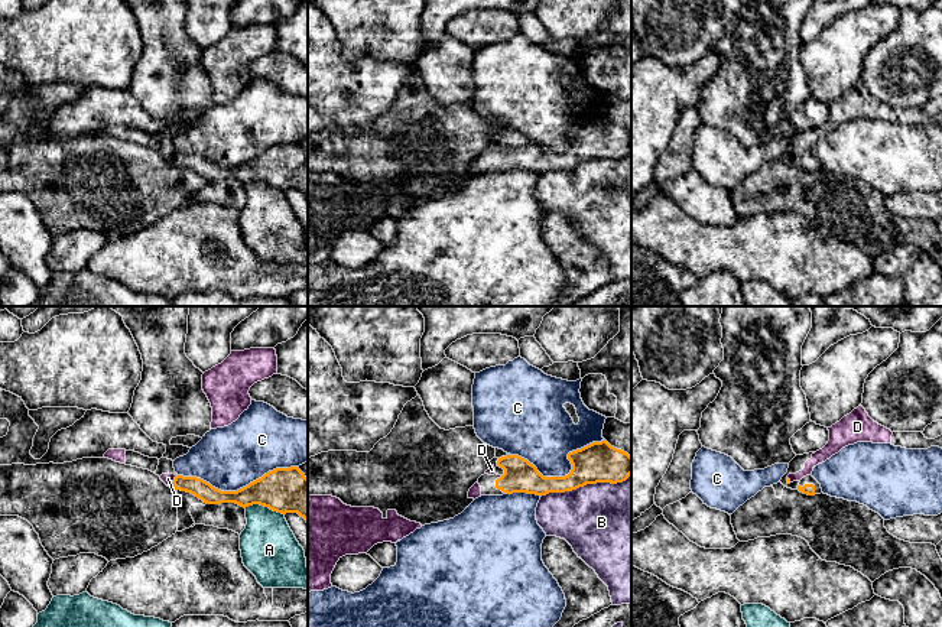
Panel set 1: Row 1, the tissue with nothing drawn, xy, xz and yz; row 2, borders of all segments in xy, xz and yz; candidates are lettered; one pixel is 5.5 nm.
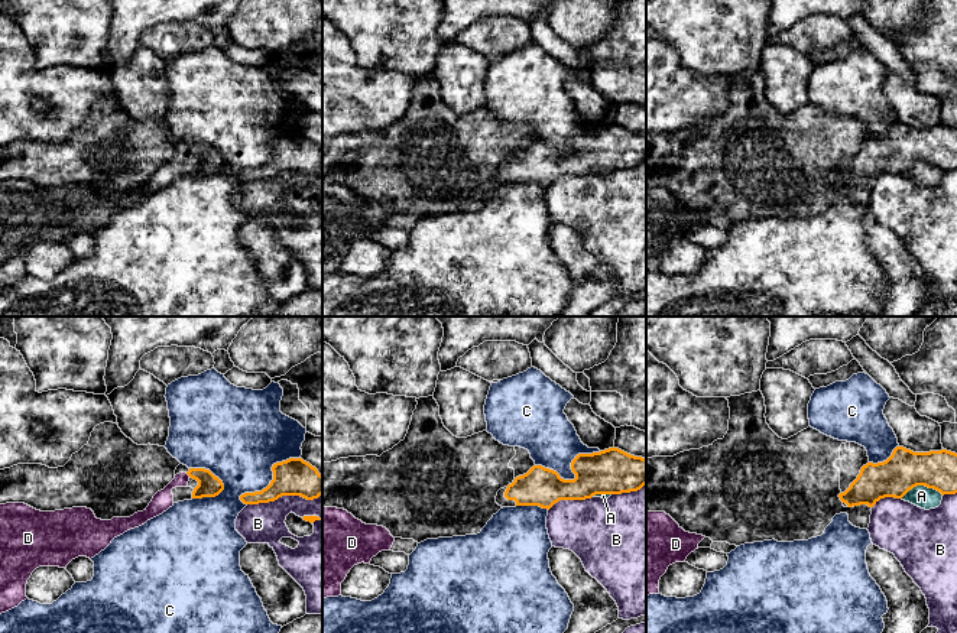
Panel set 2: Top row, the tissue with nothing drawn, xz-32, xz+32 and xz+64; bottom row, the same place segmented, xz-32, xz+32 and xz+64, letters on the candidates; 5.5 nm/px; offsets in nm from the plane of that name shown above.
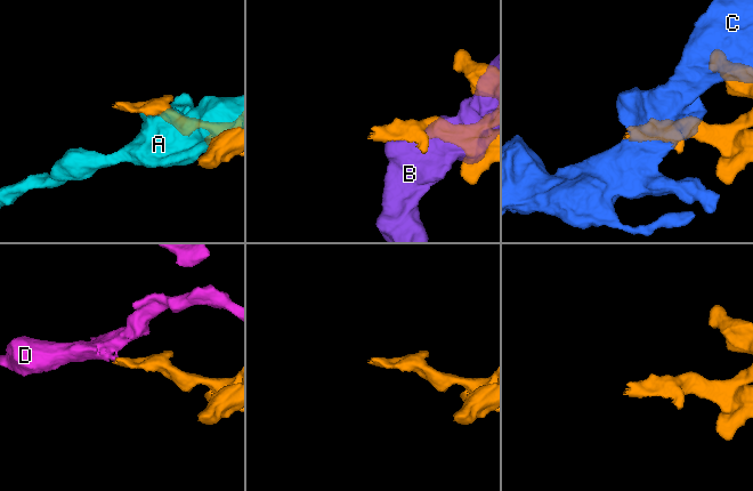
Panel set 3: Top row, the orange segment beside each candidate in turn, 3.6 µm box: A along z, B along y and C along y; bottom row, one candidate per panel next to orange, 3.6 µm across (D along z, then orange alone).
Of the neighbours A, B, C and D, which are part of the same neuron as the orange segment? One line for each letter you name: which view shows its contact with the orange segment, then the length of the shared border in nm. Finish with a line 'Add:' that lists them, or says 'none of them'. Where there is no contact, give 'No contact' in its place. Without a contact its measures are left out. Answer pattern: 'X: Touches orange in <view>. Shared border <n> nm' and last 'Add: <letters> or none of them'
D: Touches orange in xy. Shared border 50 nm
Add: D

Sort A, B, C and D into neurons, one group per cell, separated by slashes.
A / B / C / D

